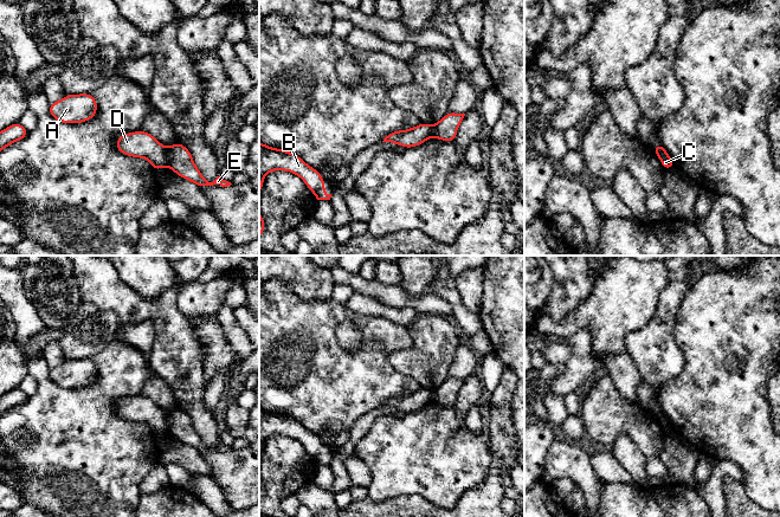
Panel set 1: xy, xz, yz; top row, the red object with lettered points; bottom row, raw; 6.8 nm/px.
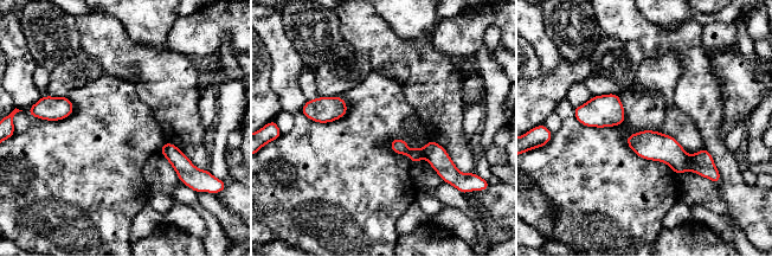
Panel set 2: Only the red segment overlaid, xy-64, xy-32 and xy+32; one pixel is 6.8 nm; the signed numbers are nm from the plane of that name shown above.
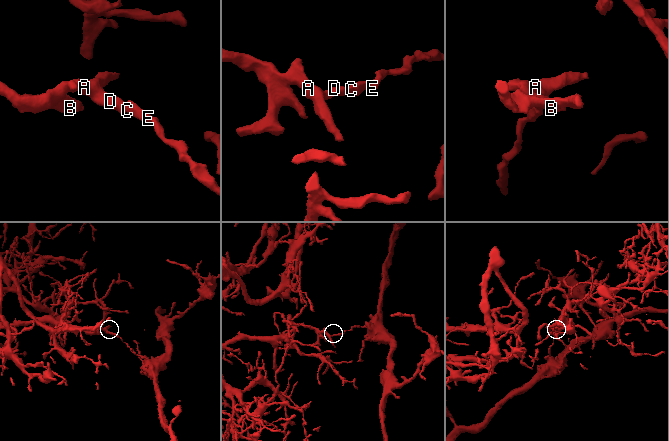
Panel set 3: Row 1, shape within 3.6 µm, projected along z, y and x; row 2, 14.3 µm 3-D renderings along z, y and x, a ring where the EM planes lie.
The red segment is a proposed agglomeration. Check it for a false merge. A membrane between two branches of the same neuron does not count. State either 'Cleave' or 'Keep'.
Cleave

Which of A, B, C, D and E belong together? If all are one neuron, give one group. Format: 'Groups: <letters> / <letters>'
Groups: A B D / C E

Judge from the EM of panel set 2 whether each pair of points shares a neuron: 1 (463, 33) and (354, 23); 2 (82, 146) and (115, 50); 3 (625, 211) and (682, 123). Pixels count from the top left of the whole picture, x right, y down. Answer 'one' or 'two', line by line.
1: two
2: two
3: two

